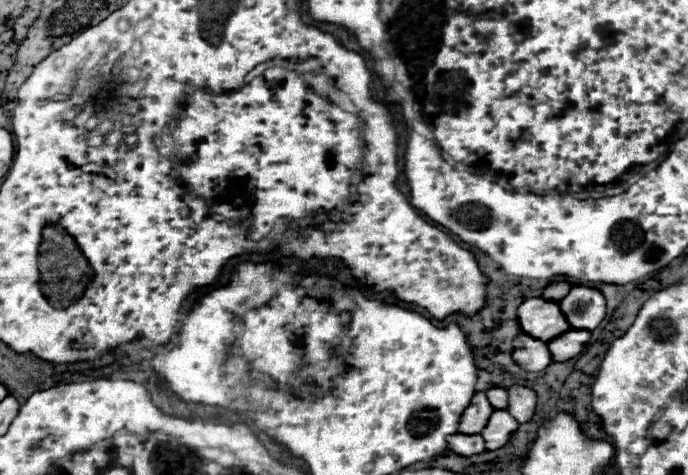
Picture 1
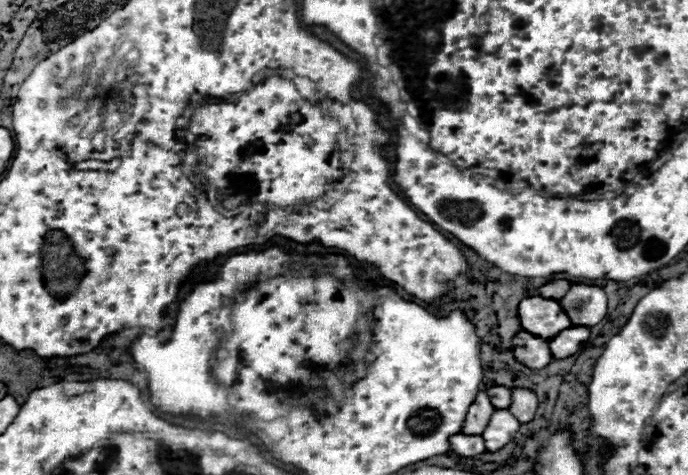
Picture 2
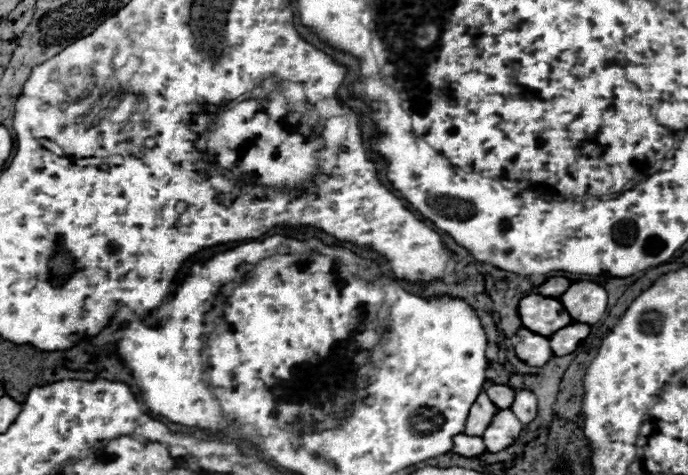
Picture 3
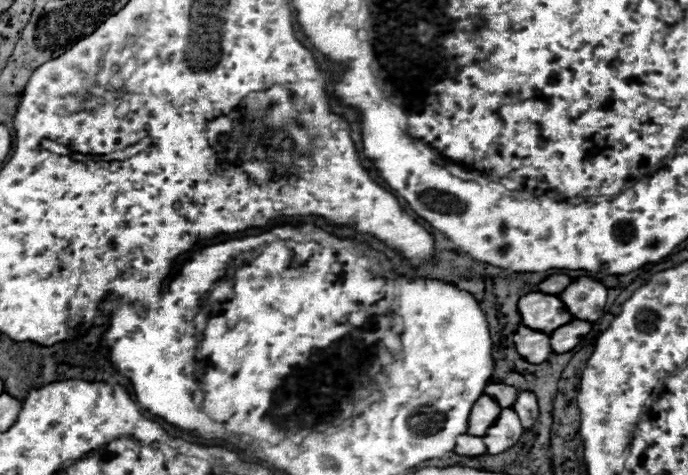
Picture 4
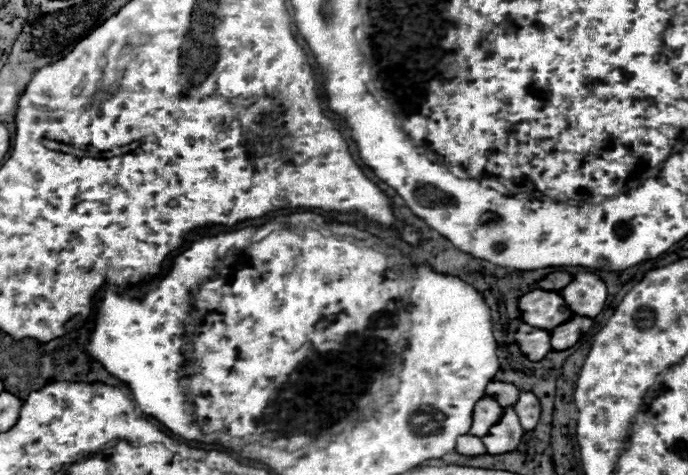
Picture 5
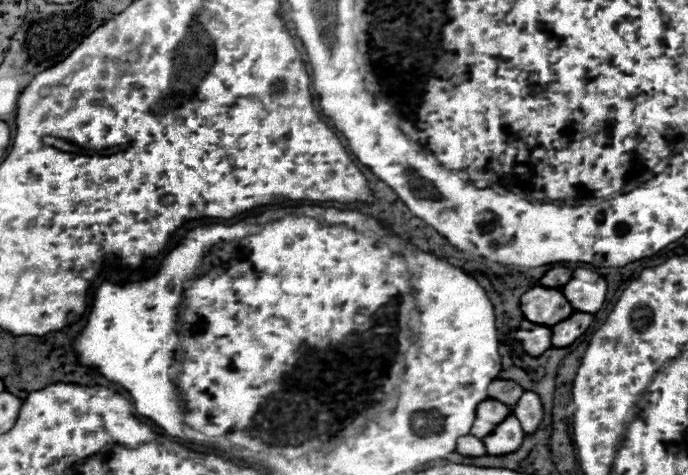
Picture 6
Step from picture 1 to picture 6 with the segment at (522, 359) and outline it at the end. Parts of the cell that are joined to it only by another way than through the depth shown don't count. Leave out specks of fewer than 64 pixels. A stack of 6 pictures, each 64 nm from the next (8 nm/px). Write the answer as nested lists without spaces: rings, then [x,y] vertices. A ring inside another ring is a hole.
[[[522,320],[522,324],[520,324],[518,332],[516,332],[516,338],[522,342],[524,352],[528,352],[530,356],[536,358],[536,356],[542,356],[548,348],[552,348],[552,344],[550,344],[550,336],[552,336],[550,328],[546,328],[546,326],[540,328],[540,324],[532,324],[528,320]],[[522,324],[524,326],[534,326],[534,330],[522,330]],[[536,326],[540,330],[536,330]]]

